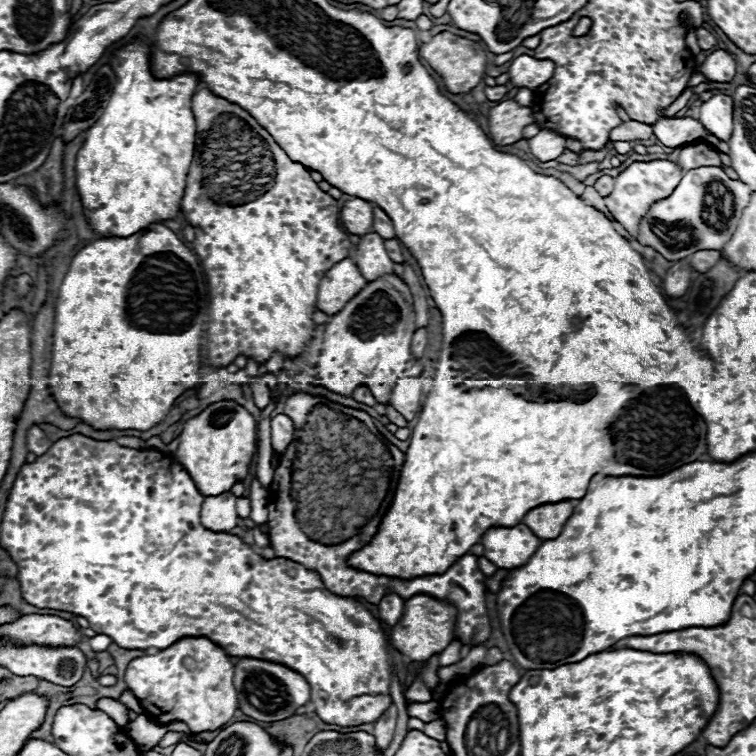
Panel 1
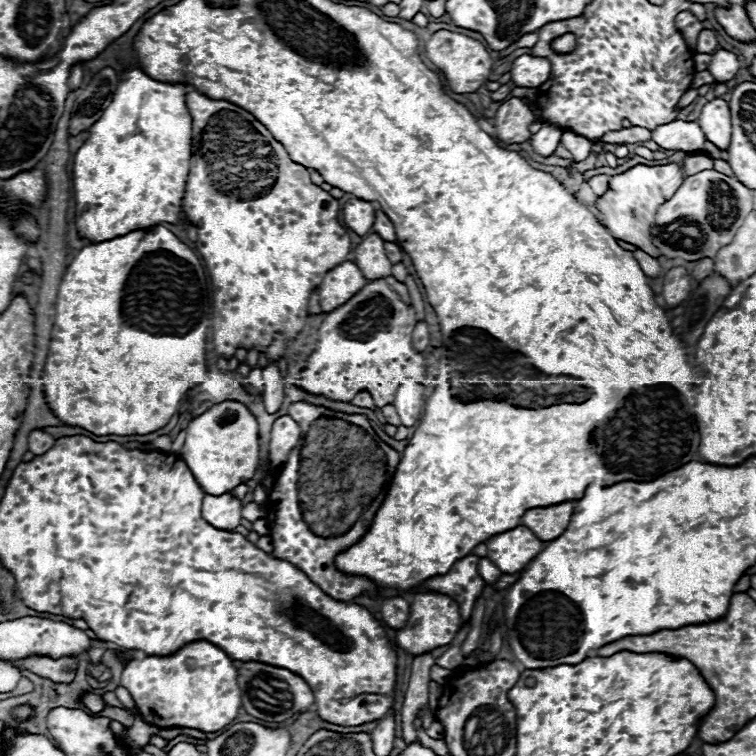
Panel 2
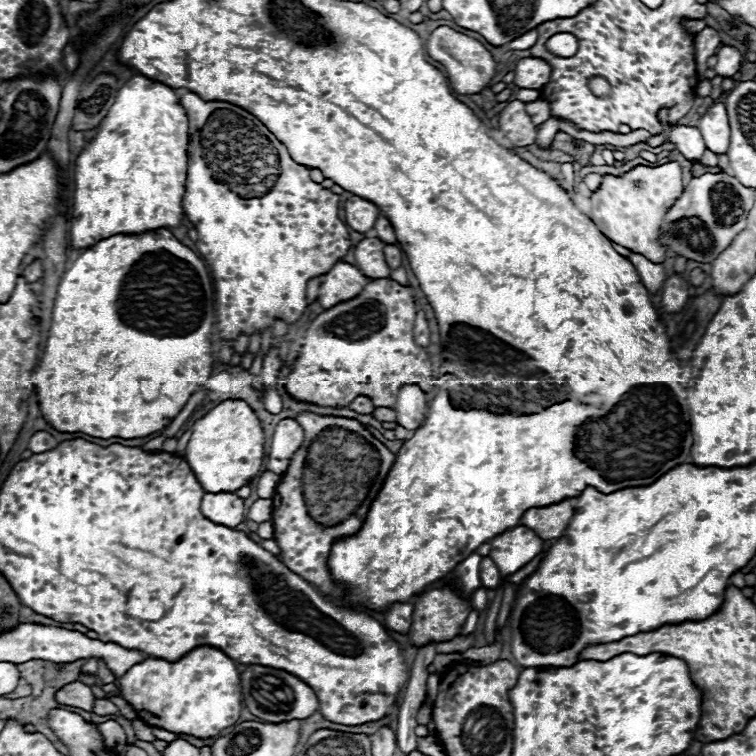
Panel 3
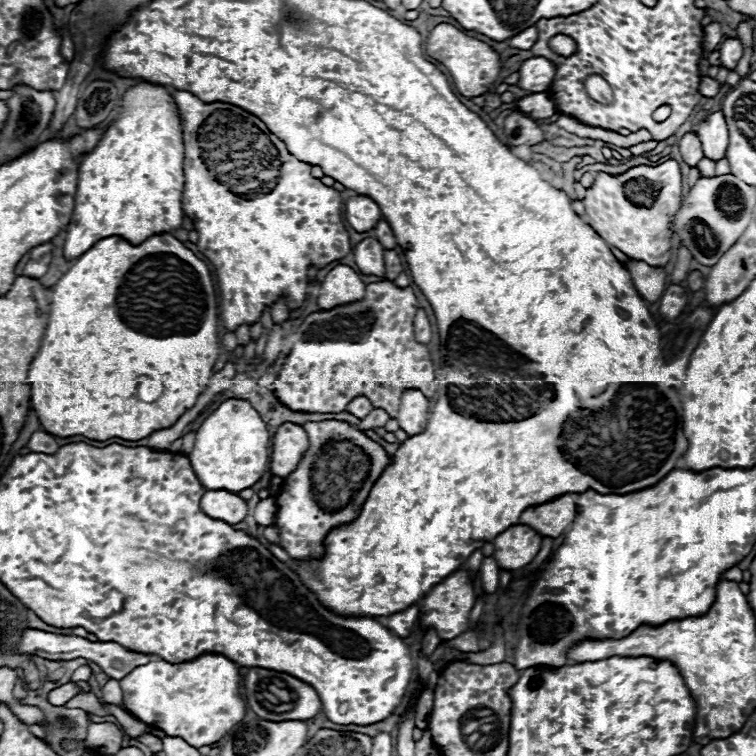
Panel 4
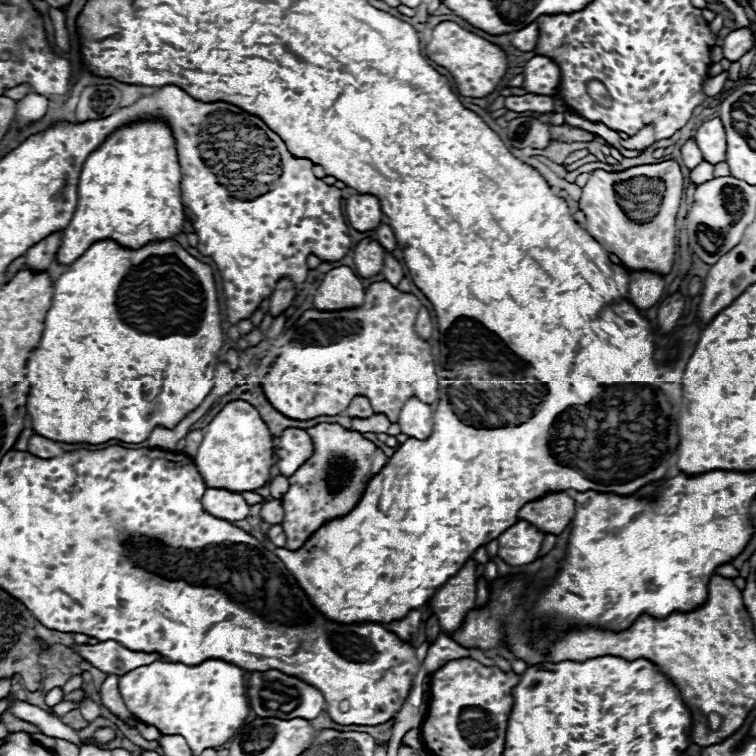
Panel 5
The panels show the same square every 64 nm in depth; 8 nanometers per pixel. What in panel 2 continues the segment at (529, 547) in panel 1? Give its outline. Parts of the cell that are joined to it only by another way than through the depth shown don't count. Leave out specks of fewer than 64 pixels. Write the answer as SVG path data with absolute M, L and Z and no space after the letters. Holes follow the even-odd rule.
M518 526L490 536L486 540L486 546L486 558L490 558L502 572L514 574L544 548L544 542L530 528Z

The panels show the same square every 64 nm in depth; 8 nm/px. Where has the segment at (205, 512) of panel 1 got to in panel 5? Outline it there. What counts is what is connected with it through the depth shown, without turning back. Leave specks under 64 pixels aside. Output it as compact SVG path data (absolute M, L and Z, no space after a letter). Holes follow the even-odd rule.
M208 488L202 496L202 506L208 514L228 522L244 520L250 508L238 492L230 492L222 488Z

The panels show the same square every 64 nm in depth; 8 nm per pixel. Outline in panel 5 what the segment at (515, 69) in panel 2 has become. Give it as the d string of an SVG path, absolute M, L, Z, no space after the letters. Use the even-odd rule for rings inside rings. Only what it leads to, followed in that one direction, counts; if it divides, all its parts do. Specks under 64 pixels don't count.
M534 56L524 66L522 88L532 94L554 96L558 86L558 66L546 56Z

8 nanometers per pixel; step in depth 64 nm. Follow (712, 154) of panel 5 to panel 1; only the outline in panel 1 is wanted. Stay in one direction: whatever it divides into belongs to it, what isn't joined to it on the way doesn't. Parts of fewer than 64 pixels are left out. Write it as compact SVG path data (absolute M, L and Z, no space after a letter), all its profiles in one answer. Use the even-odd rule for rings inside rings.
M714 94L700 108L700 122L720 140L728 140L732 134L734 100L728 94Z

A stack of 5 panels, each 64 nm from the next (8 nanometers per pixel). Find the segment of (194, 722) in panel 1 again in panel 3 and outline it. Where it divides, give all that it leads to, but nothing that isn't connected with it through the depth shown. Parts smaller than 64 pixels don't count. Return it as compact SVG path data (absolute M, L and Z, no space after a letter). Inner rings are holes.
M198 646L176 662L162 658L146 658L134 664L120 680L124 700L150 724L168 732L212 738L220 730L232 726L242 710L240 674L232 658L222 650Z

